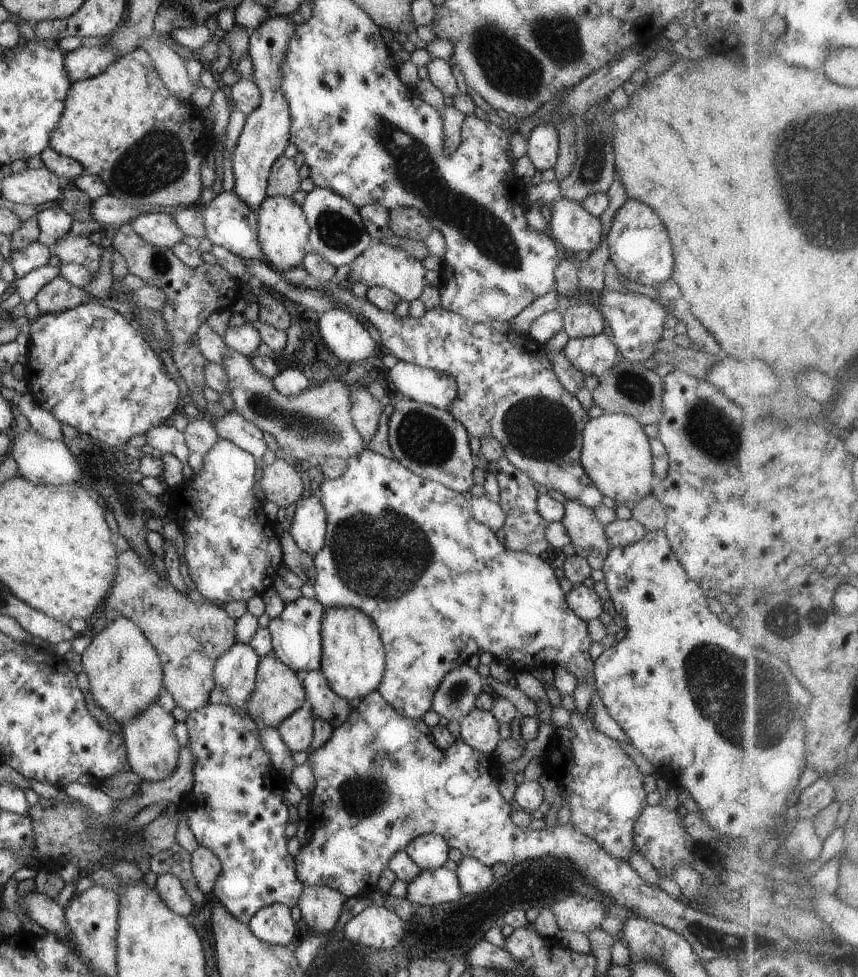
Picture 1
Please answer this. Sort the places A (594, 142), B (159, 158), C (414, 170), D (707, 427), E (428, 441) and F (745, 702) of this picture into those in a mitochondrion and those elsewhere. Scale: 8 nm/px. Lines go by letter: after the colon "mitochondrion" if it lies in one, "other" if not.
A: mitochondrion
B: mitochondrion
C: mitochondrion
D: mitochondrion
E: mitochondrion
F: mitochondrion

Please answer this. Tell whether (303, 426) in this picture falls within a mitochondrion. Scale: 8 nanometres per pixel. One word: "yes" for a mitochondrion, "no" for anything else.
yes

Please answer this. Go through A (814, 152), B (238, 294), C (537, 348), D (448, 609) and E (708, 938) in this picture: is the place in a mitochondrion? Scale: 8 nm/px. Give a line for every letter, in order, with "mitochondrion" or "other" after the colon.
A: mitochondrion
B: other
C: other
D: other
E: mitochondrion

